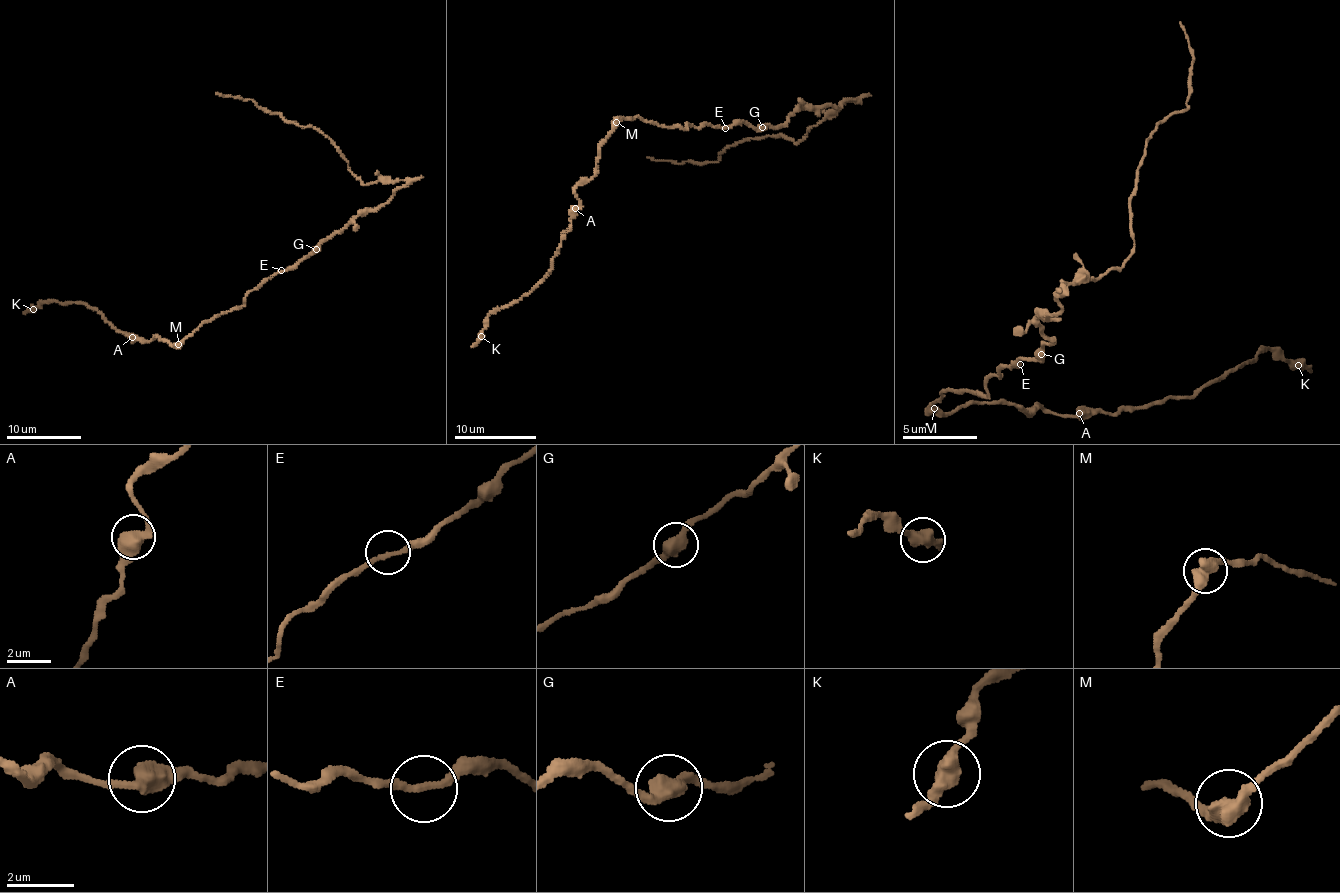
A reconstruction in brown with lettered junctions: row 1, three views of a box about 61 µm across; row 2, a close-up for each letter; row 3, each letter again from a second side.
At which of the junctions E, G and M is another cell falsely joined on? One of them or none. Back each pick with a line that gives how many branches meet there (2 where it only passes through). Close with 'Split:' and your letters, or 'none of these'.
M: 2 branches meet
Split: M

